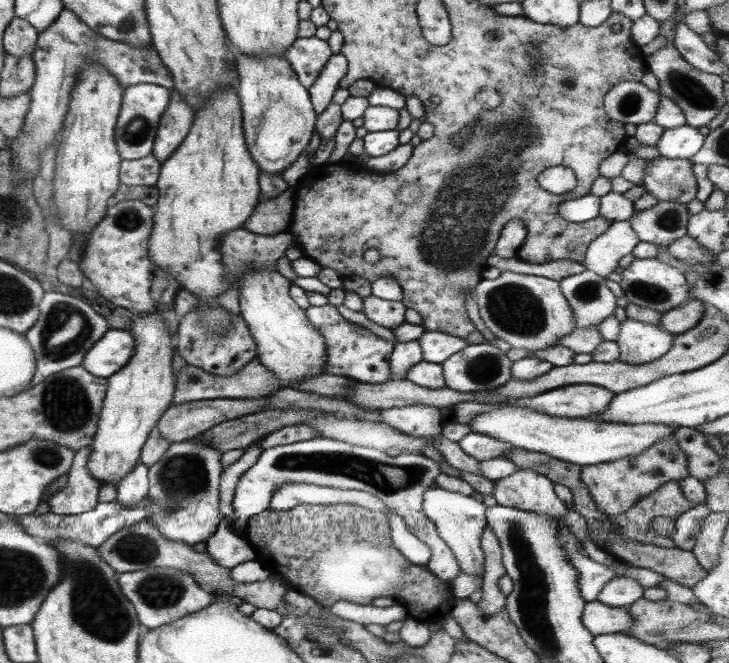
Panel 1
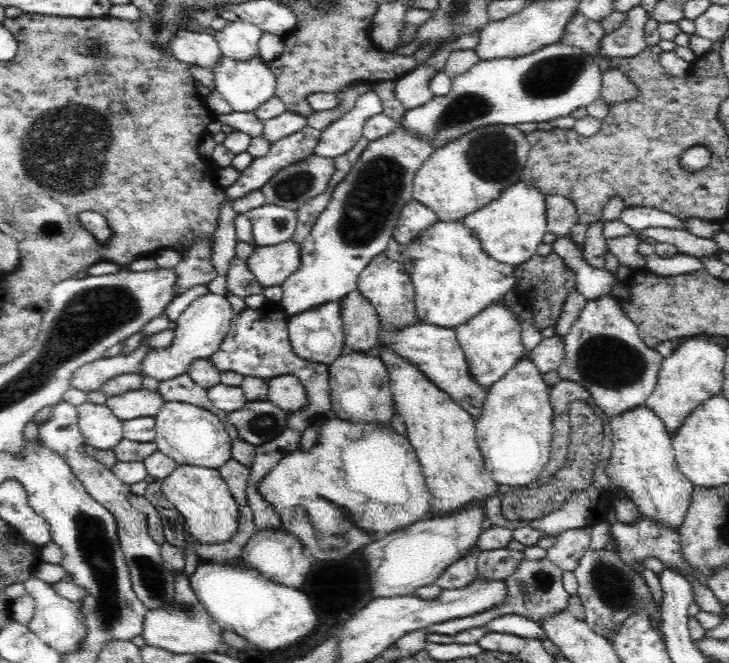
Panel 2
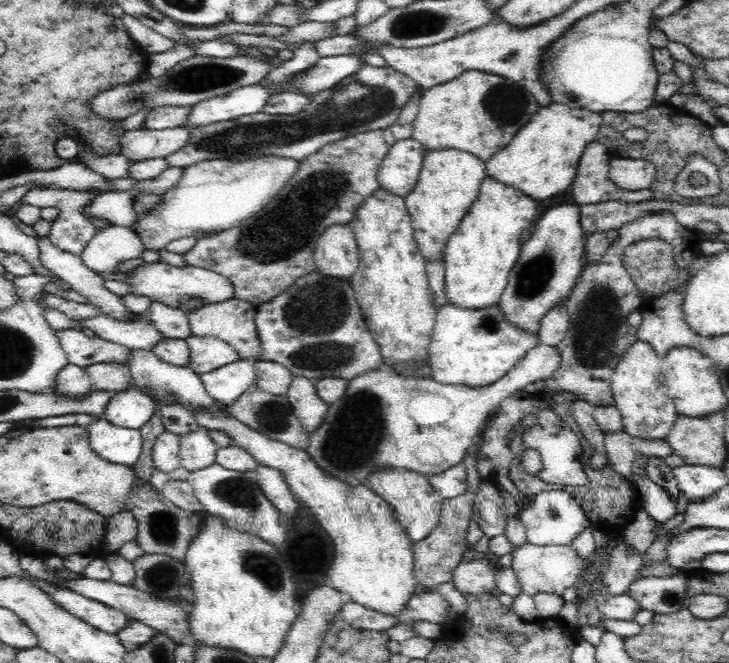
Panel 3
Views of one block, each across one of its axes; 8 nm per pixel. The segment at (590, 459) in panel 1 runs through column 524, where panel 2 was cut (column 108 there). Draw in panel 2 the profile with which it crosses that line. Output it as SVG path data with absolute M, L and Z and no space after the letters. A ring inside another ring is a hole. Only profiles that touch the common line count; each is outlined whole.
M86 402L77 406L77 411L86 445L98 450L113 450L123 439L123 421L105 404Z

